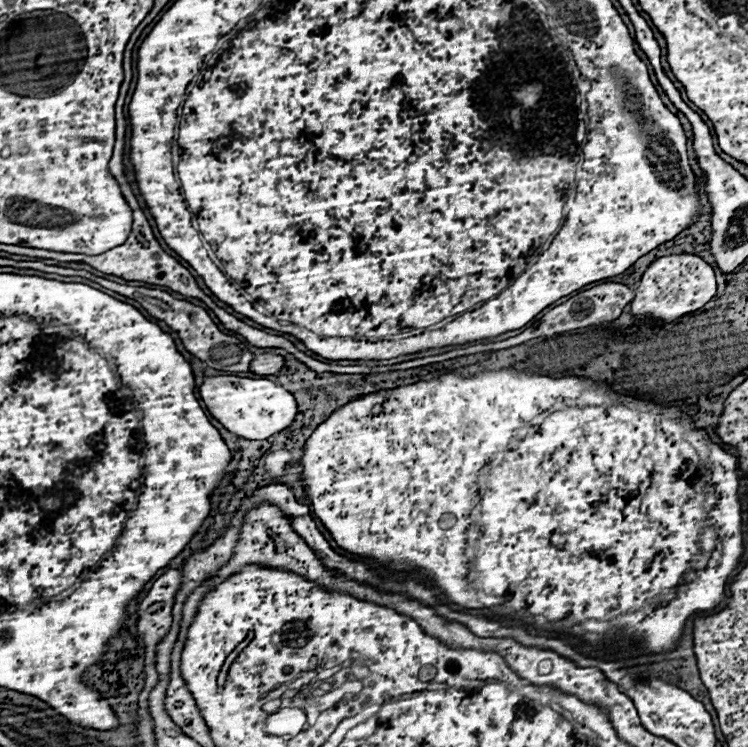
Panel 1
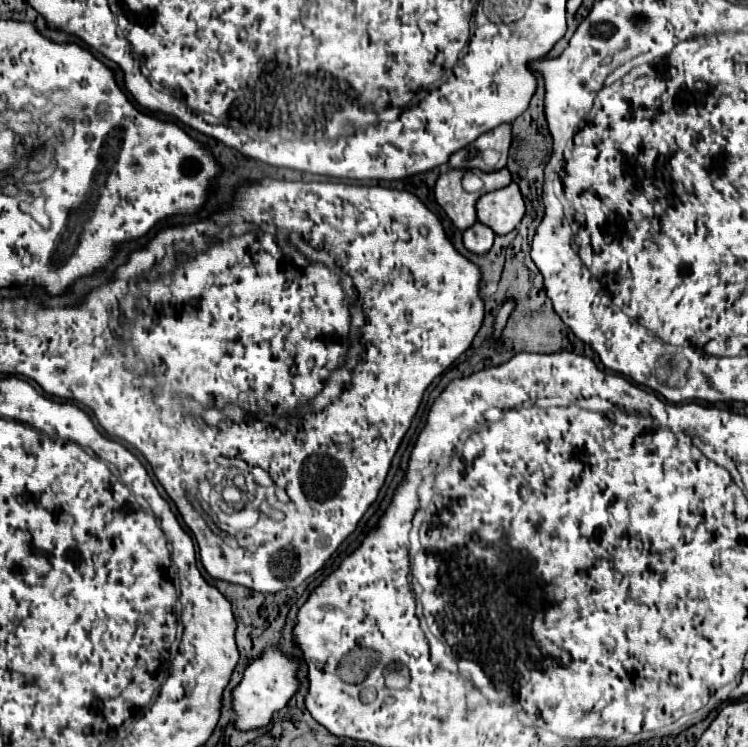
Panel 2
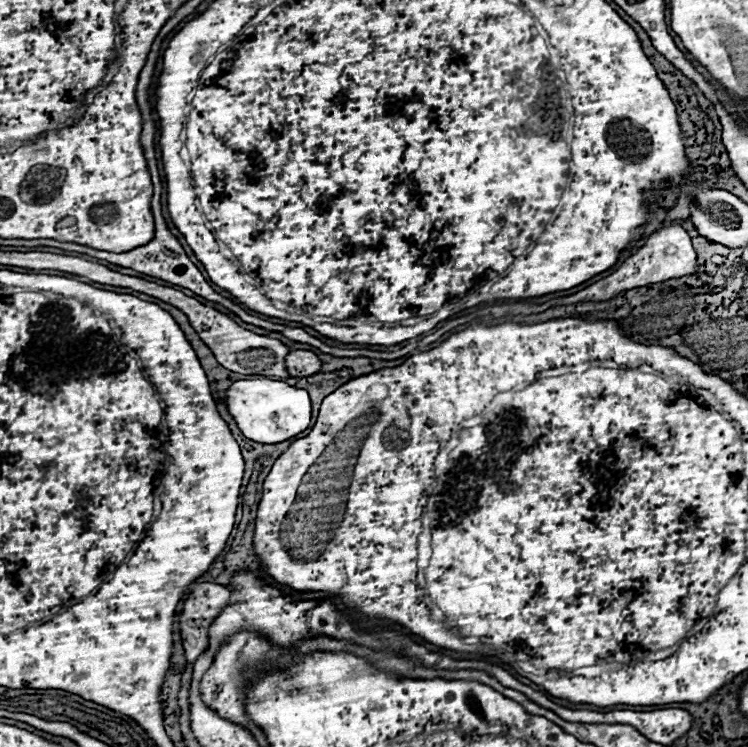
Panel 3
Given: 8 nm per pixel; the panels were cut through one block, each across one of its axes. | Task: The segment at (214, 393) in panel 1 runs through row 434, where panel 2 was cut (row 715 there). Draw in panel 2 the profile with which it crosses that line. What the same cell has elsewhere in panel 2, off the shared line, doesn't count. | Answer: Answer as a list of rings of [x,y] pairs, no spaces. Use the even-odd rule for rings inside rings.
[[[268,648],[264,652],[262,658],[254,660],[246,672],[242,682],[234,688],[232,696],[234,696],[234,726],[238,730],[252,730],[252,728],[260,728],[266,726],[272,716],[284,708],[288,704],[288,700],[294,696],[294,692],[298,690],[300,682],[296,678],[298,672],[298,660],[296,658],[286,658],[278,648]]]

